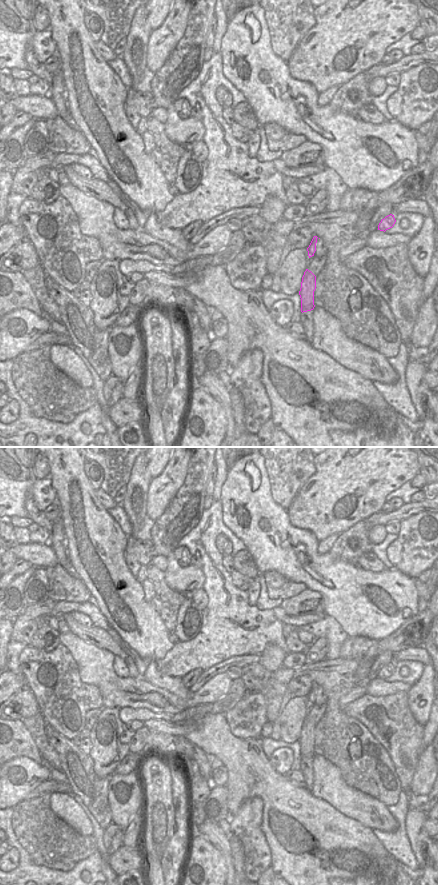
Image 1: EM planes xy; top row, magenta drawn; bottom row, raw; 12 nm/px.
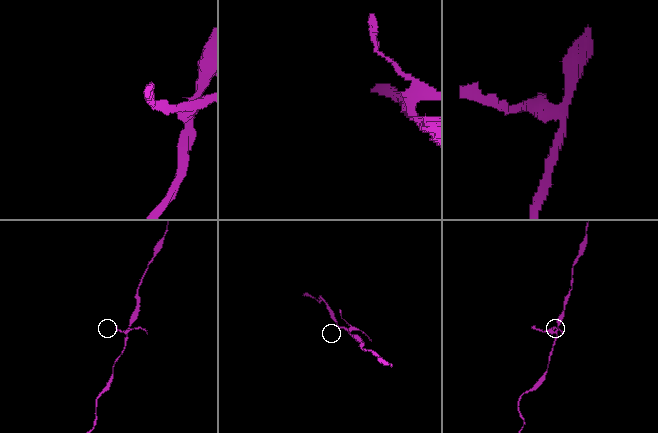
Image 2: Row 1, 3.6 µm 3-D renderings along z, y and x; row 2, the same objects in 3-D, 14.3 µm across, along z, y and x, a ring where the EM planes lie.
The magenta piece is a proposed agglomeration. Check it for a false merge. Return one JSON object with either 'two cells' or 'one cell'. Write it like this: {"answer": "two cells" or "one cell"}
{"answer": "two cells"}

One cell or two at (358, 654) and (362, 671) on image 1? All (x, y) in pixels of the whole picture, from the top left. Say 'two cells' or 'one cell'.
one cell

